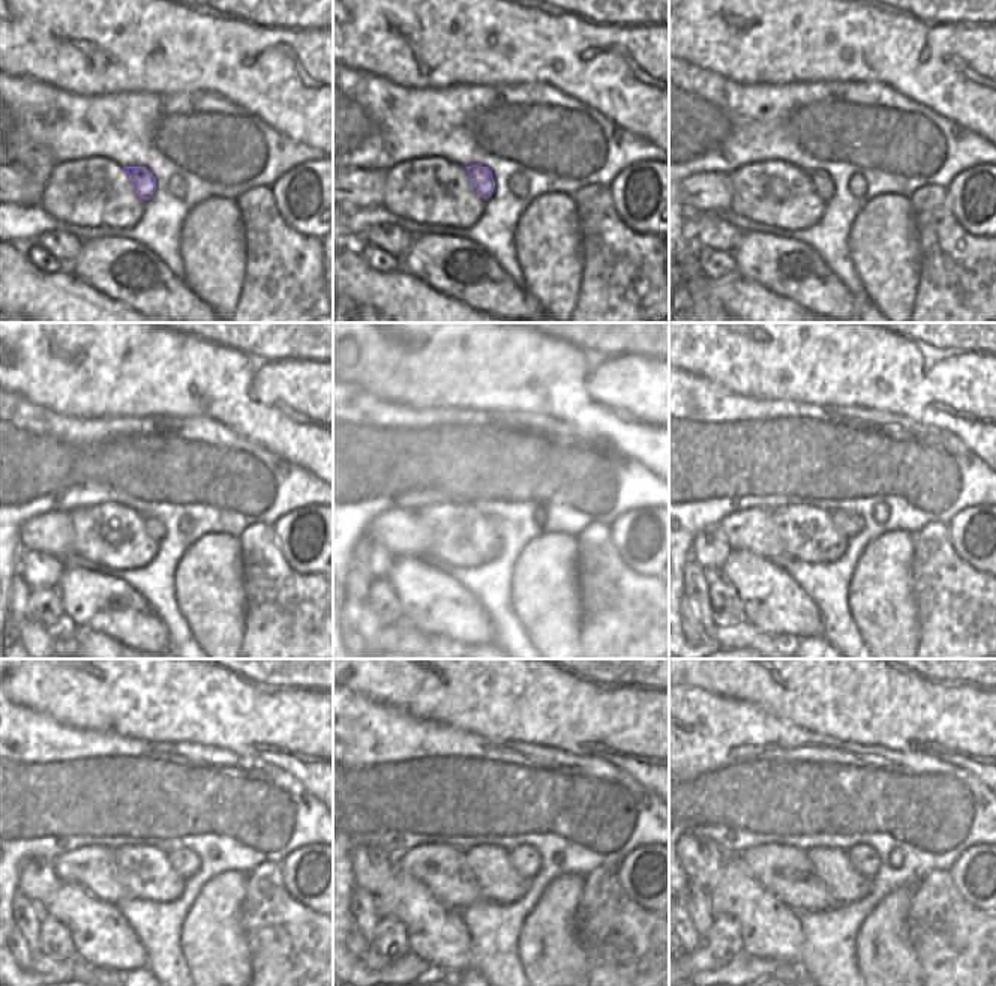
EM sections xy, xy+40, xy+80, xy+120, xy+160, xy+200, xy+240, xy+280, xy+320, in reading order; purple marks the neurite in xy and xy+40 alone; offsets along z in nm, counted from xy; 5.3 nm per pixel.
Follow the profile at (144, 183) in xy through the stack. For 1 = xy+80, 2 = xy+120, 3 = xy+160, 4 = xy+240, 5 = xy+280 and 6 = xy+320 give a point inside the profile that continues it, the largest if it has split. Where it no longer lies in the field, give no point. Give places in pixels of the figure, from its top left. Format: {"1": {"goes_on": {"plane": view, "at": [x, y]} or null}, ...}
{"1": {"goes_on": {"plane": "xy+80", "at": [822, 183]}}, "2": {"goes_on": {"plane": "xy+120", "at": [152, 524]}}, "3": {"goes_on": {"plane": "xy+160", "at": [497, 523]}}, "4": {"goes_on": {"plane": "xy+240", "at": [185, 862]}}, "5": {"goes_on": {"plane": "xy+280", "at": [525, 859]}}, "6": {"goes_on": {"plane": "xy+320", "at": [864, 860]}}}

